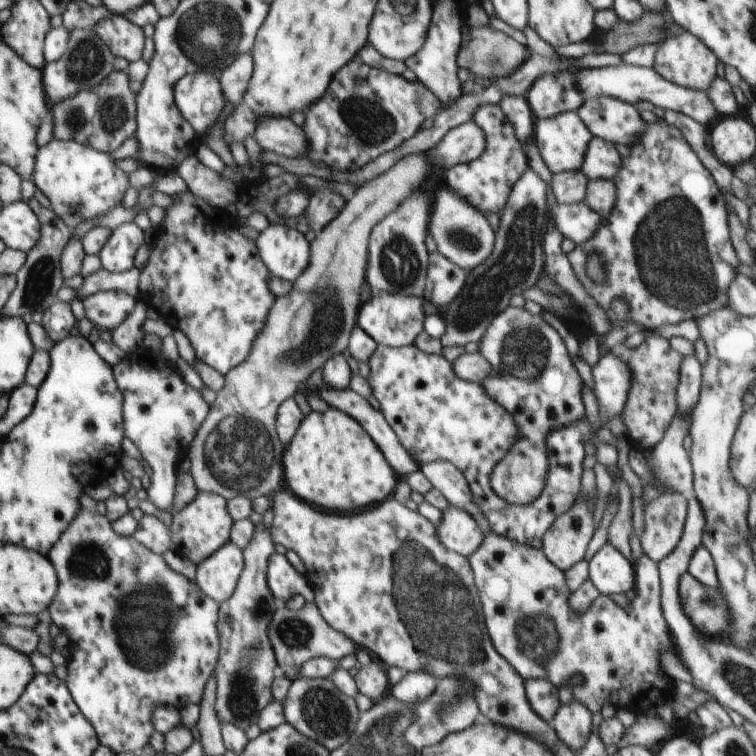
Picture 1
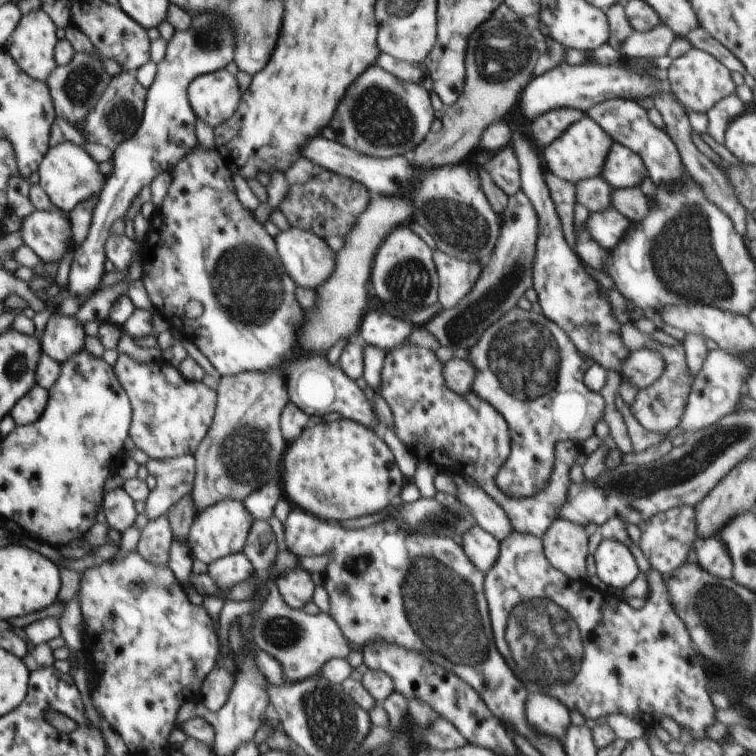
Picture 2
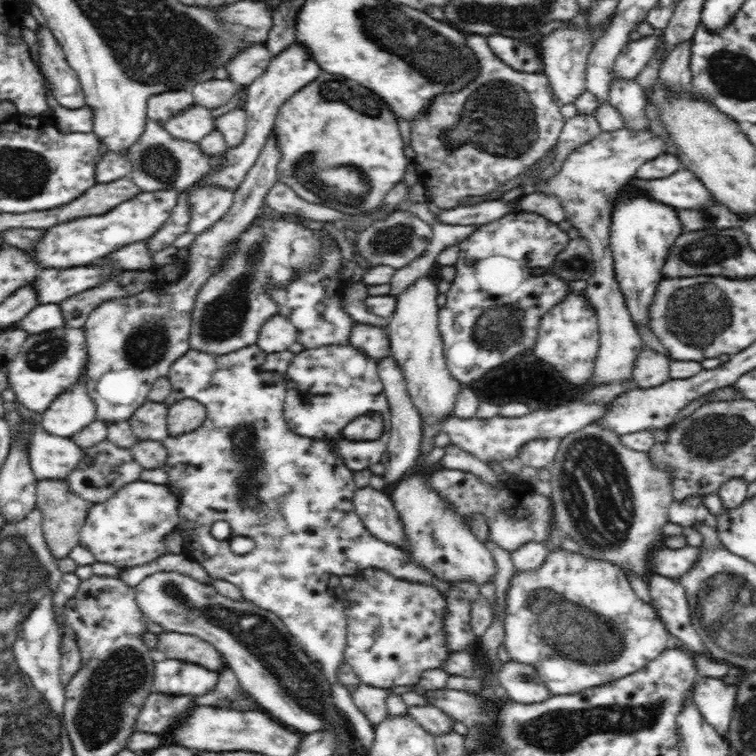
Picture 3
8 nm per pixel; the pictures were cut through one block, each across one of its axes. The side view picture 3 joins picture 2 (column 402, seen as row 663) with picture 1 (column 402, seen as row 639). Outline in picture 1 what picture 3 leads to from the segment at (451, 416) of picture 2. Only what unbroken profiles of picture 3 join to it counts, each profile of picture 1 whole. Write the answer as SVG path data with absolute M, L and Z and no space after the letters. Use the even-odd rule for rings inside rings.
M410 343L408 346L392 348L386 345L377 344L374 354L369 360L370 376L368 384L372 388L372 394L378 404L381 413L386 418L390 428L398 435L400 444L410 452L410 456L417 462L451 462L468 480L472 501L488 520L491 532L496 532L500 536L516 540L520 544L532 546L532 548L543 548L543 536L546 530L554 524L558 516L568 512L574 502L580 498L580 478L582 476L582 461L586 454L584 446L586 442L594 436L592 426L584 417L576 424L564 426L560 430L554 430L548 434L548 478L542 494L534 502L527 505L508 504L503 498L498 498L490 486L491 474L494 467L500 460L512 450L516 442L516 422L514 418L500 406L495 400L490 398L481 383L466 382L460 380L454 370L452 363L446 360L443 355L424 353L416 345Z

